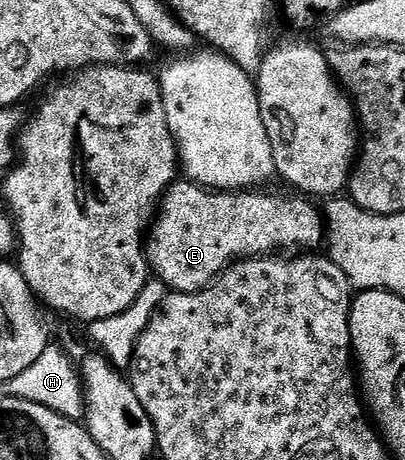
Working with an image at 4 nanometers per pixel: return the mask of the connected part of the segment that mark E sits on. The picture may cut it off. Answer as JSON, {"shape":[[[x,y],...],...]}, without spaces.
{"shape":[[[176,181],[167,189],[167,194],[163,196],[158,208],[157,214],[149,228],[149,234],[145,239],[147,248],[147,262],[154,278],[159,279],[172,292],[180,291],[181,293],[193,293],[194,291],[204,291],[207,287],[218,279],[219,274],[232,263],[240,259],[249,259],[261,255],[274,255],[279,252],[283,253],[311,253],[319,246],[322,248],[325,243],[325,219],[314,207],[312,200],[307,197],[295,197],[299,199],[290,199],[287,195],[266,195],[263,189],[248,189],[246,191],[209,191],[205,187],[200,187],[197,183],[190,181]]]}

